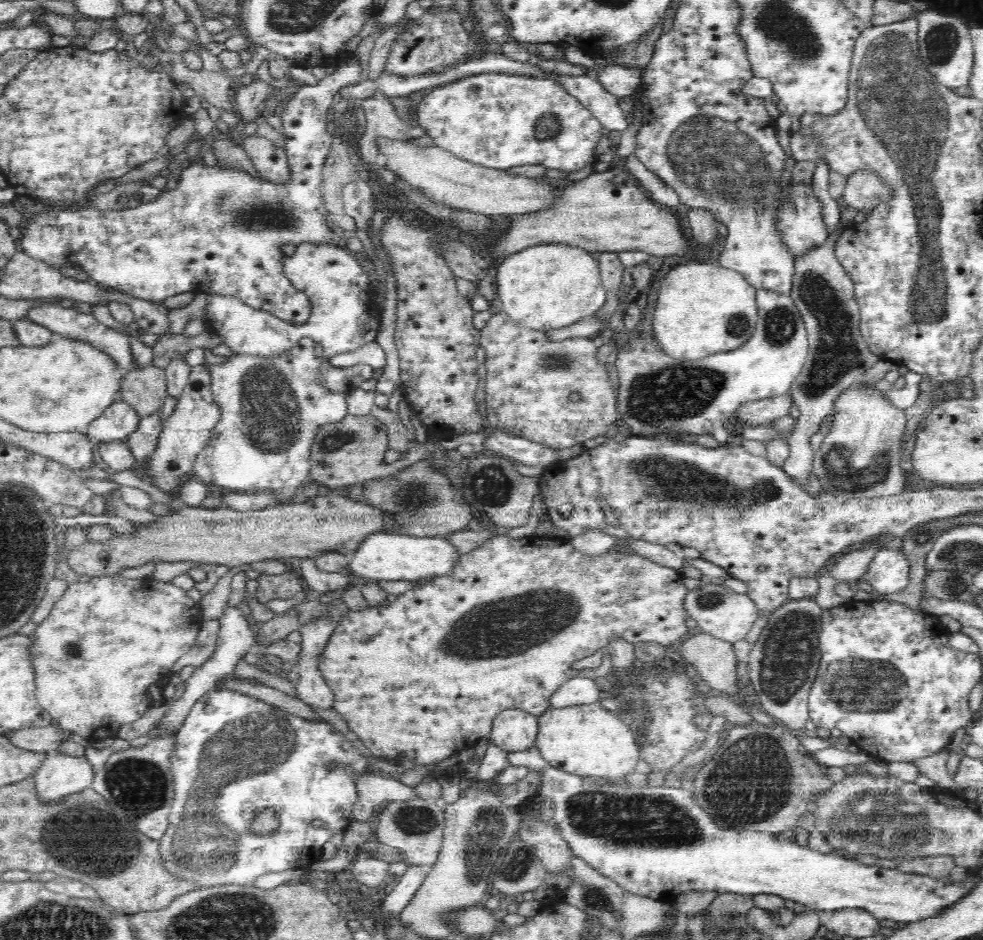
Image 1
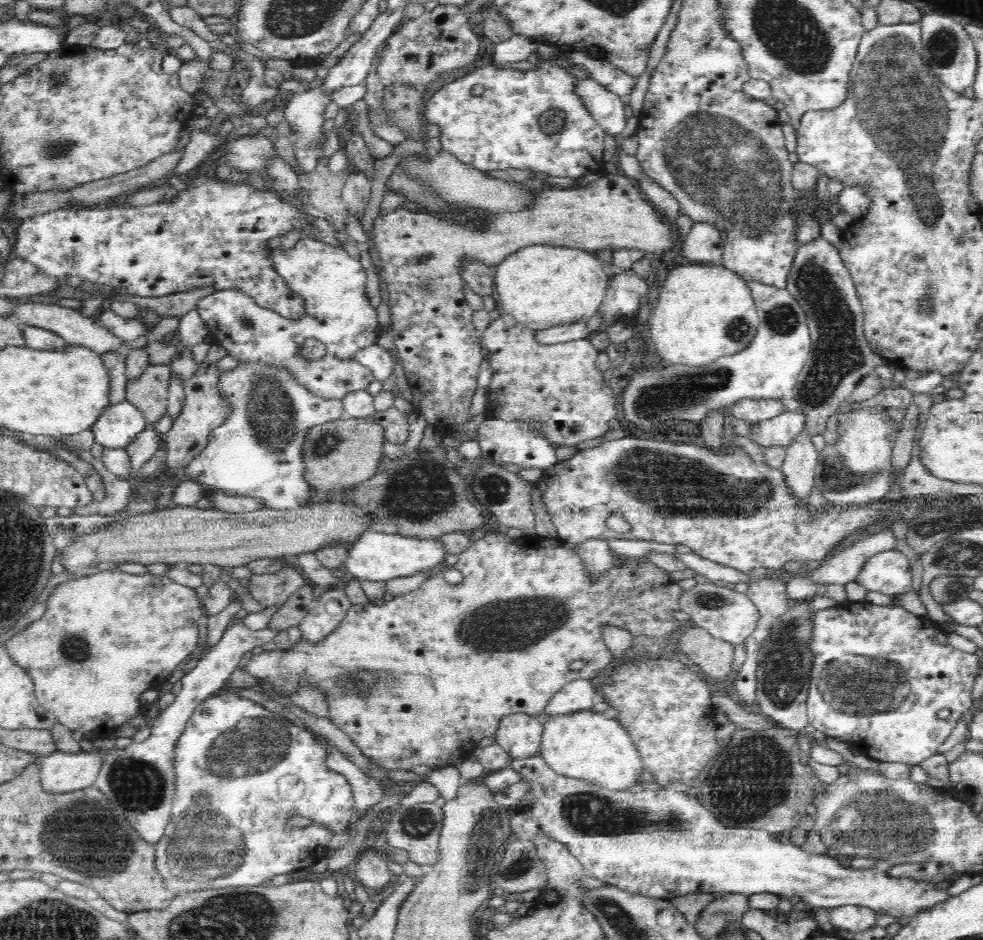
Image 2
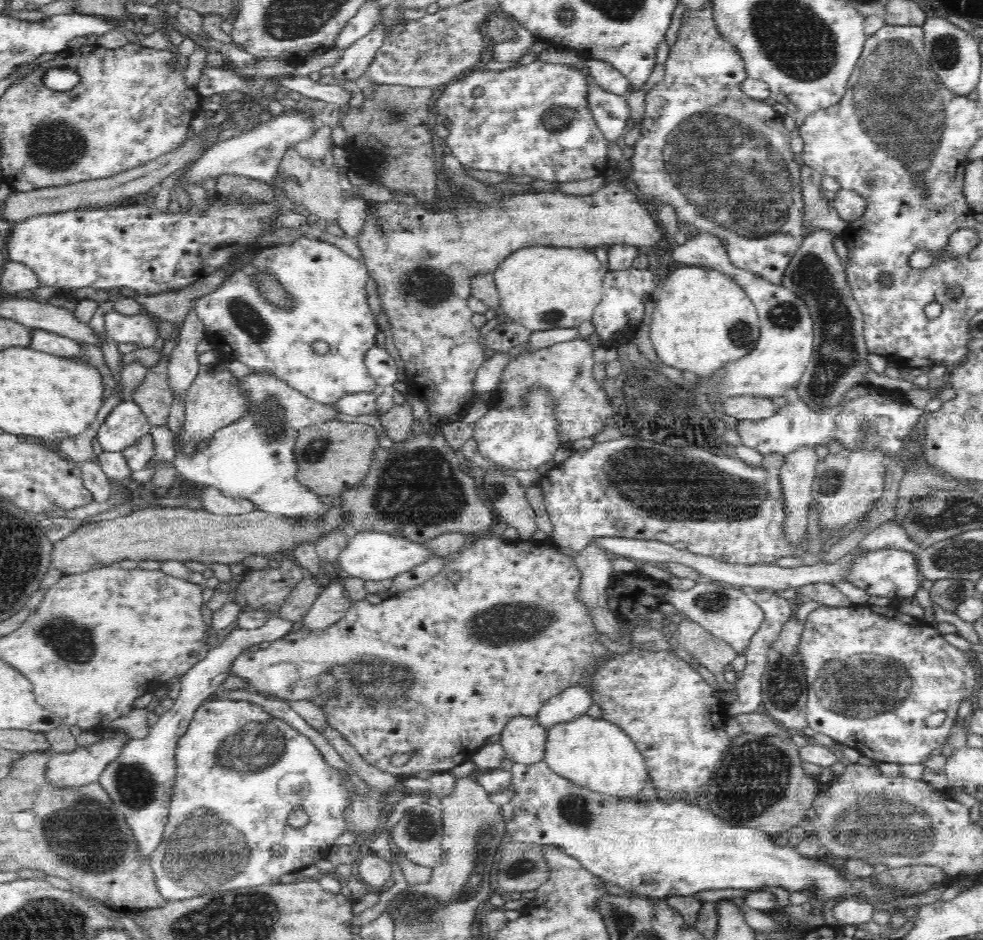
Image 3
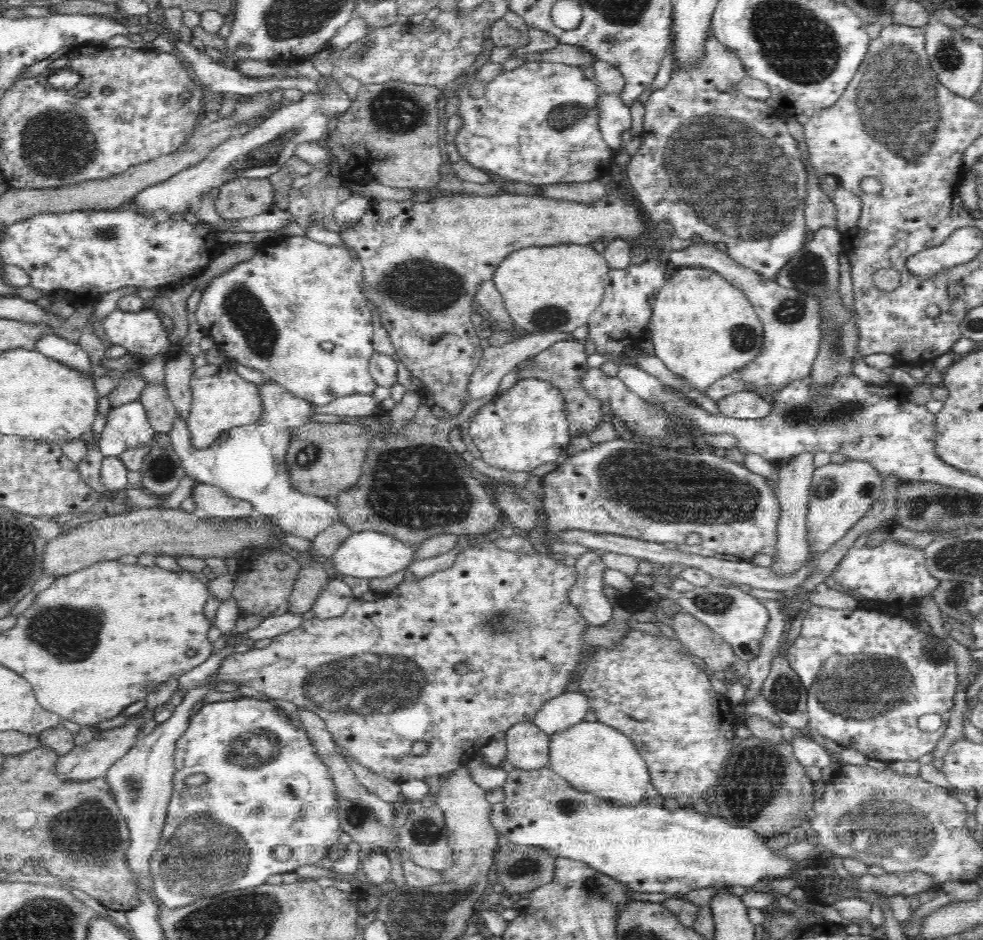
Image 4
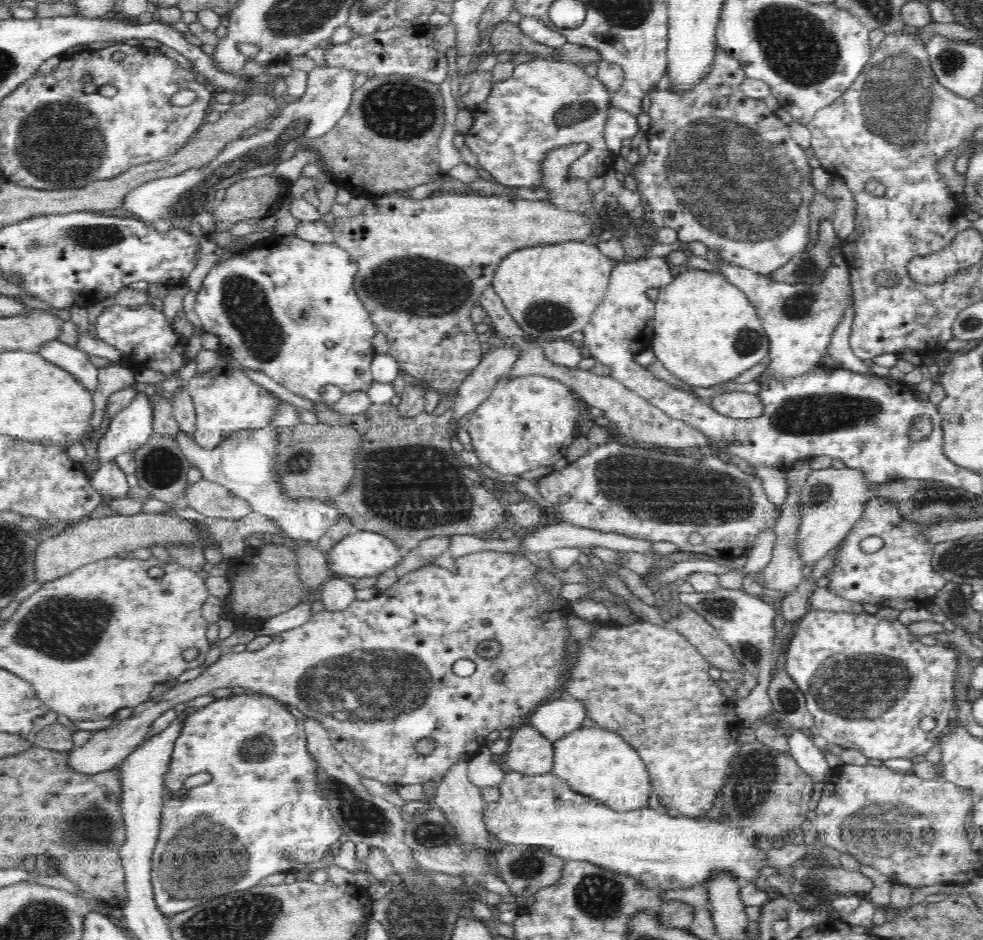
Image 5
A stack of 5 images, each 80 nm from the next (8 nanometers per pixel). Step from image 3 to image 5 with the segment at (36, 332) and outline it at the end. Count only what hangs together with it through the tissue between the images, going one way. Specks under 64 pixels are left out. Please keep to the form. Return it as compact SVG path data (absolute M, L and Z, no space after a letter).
M57 339L42 345L40 356L48 362L72 374L82 387L94 395L99 386L99 369L88 361L88 354L80 351L78 347Z

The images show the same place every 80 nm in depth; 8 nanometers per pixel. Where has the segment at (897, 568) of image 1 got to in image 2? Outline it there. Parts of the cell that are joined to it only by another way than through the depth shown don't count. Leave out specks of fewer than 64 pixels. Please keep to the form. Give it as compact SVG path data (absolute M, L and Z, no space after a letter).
M896 549L871 556L860 569L855 581L867 591L894 597L912 591L912 572L906 556Z

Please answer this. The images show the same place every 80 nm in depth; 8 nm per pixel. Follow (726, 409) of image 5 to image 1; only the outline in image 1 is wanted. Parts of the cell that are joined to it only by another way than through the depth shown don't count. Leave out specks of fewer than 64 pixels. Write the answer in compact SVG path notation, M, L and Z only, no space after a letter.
M790 394L746 402L736 410L735 417L746 421L747 425L770 424L778 418L789 416L792 403Z

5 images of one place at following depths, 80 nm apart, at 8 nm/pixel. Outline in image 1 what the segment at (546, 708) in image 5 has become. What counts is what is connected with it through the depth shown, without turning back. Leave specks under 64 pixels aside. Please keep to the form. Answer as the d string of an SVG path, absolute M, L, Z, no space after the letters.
M577 676L567 680L550 698L549 708L566 708L599 701L603 693L594 679Z

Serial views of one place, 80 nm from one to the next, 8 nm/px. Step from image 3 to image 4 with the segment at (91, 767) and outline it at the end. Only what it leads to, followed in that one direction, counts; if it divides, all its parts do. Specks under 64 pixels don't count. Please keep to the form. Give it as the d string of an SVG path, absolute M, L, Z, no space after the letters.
M144 707L136 717L123 726L103 730L90 742L82 746L75 746L68 754L60 755L56 762L56 773L60 779L66 781L85 781L105 777L108 769L122 758L134 746L134 742L140 737L142 726L147 720L154 717L154 709Z

